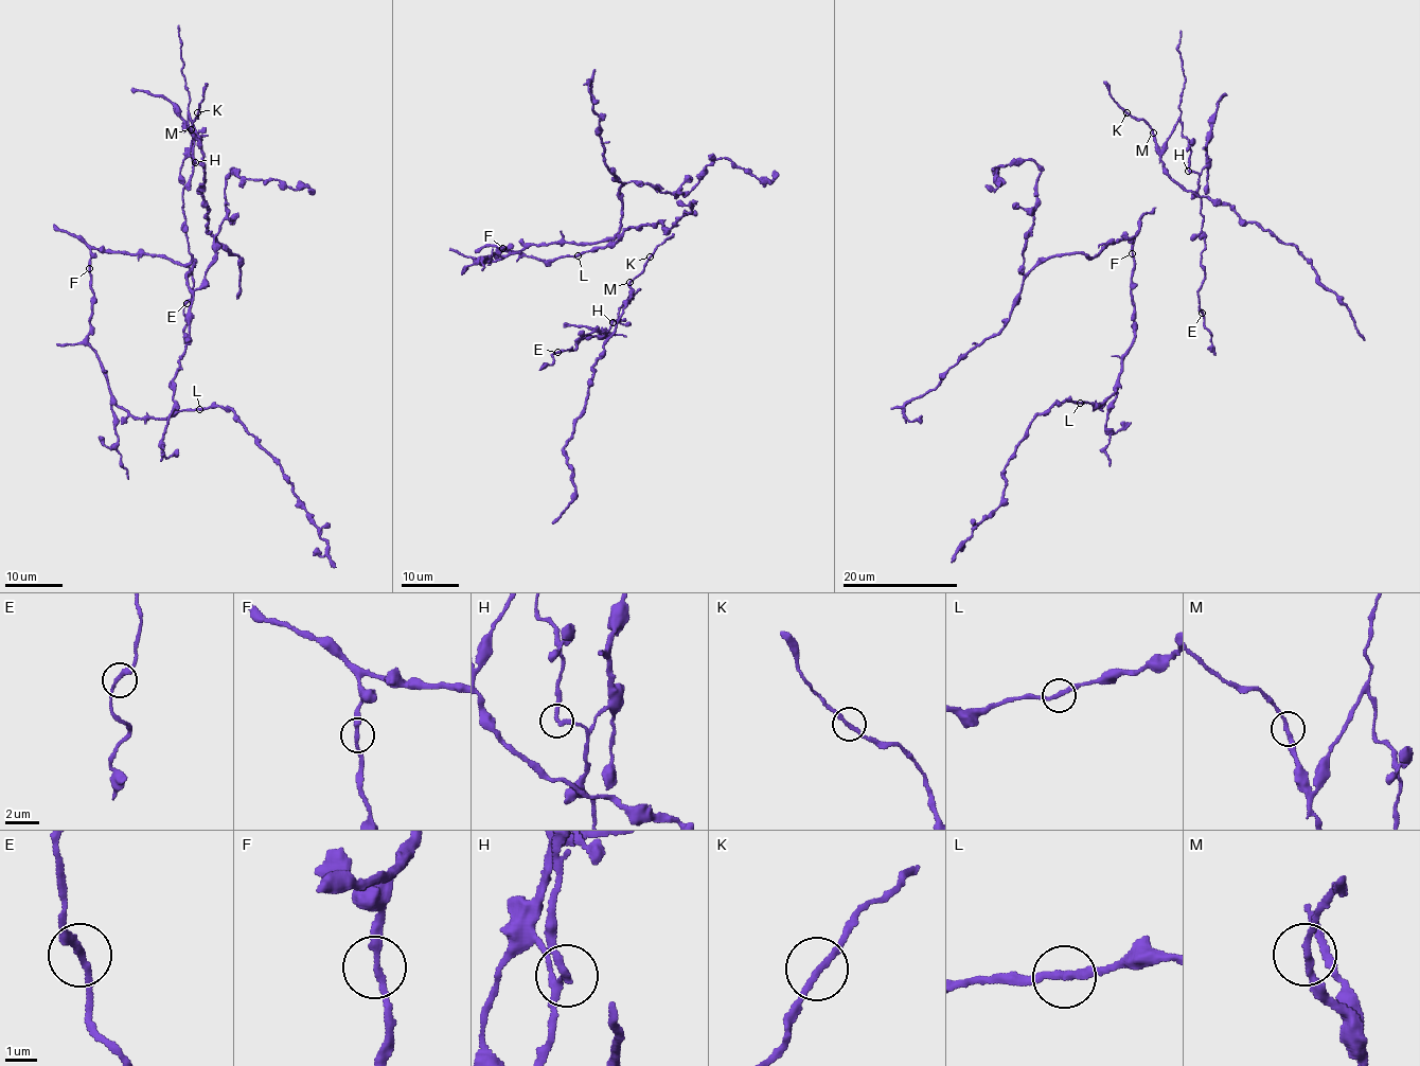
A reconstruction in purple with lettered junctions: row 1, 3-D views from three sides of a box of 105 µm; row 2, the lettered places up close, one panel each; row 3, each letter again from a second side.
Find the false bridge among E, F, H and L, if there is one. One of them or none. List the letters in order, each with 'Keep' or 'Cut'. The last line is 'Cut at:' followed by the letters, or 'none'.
E: Keep
F: Keep
H: Cut
L: Keep
Cut at: H

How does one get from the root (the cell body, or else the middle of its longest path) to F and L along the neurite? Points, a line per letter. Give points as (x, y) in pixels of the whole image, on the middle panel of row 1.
F: (552, 243), (526, 245), (517, 251), (502, 248)
L: (552, 243), (526, 245), (517, 251), (502, 248), (477, 260), (482, 265), (515, 253), (545, 260), (578, 255)

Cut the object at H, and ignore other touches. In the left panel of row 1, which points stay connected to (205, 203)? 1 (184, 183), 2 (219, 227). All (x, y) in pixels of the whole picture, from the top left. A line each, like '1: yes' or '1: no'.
1: no
2: no

